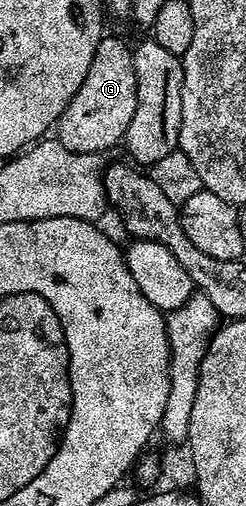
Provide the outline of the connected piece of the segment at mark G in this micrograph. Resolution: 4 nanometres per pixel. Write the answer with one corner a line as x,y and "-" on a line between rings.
104,35
103,41
97,46
97,54
93,54
89,74
85,74
85,82
81,82
81,90
73,94
69,106
65,106
57,121
57,139
61,146
65,146
65,150
107,154
118,140
120,143
126,137
129,122
133,122
133,110
137,110
137,74
133,70
131,54
132,49
126,48
117,37

